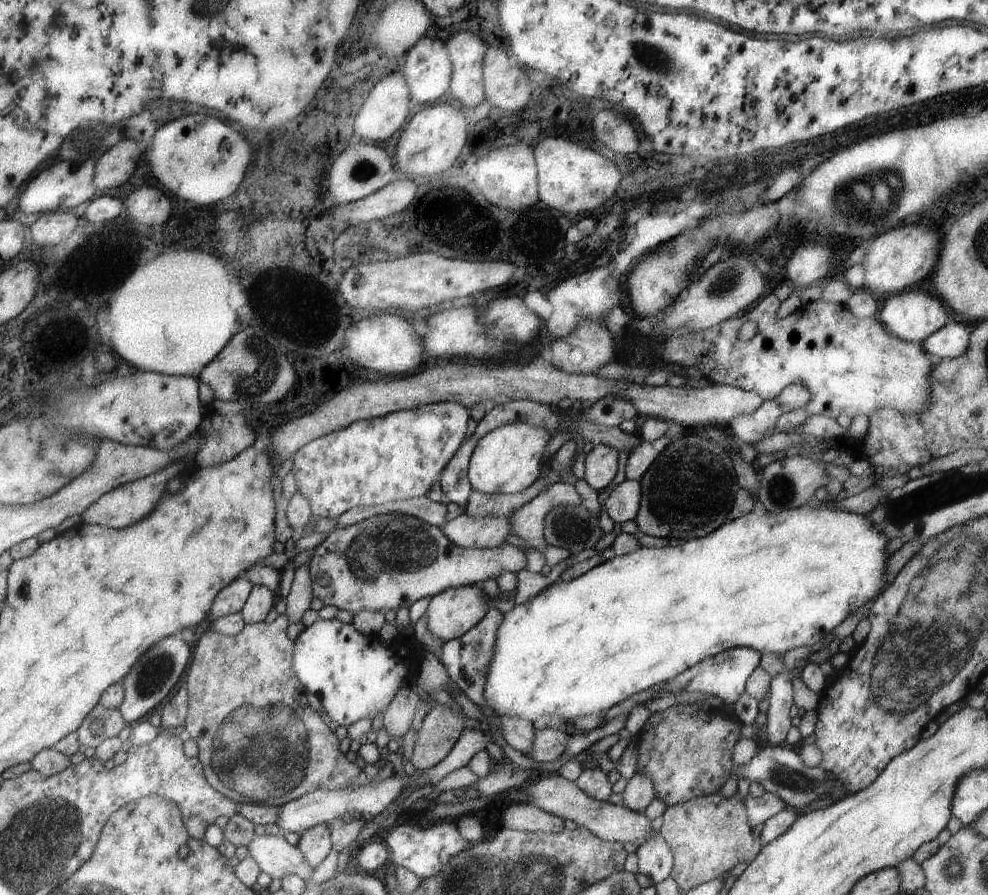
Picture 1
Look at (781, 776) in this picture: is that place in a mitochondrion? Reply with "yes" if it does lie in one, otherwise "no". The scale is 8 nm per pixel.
yes

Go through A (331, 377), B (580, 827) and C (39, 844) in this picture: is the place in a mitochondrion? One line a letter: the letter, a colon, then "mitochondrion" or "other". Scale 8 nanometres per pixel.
A: other
B: other
C: mitochondrion

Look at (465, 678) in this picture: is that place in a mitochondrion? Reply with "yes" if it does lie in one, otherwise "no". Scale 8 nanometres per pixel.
no

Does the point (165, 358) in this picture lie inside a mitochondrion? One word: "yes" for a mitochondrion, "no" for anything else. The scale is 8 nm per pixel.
no

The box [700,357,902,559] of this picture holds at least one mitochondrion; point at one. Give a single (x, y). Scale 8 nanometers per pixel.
(782, 491)

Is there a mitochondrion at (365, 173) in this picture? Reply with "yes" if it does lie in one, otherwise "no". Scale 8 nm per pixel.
yes

